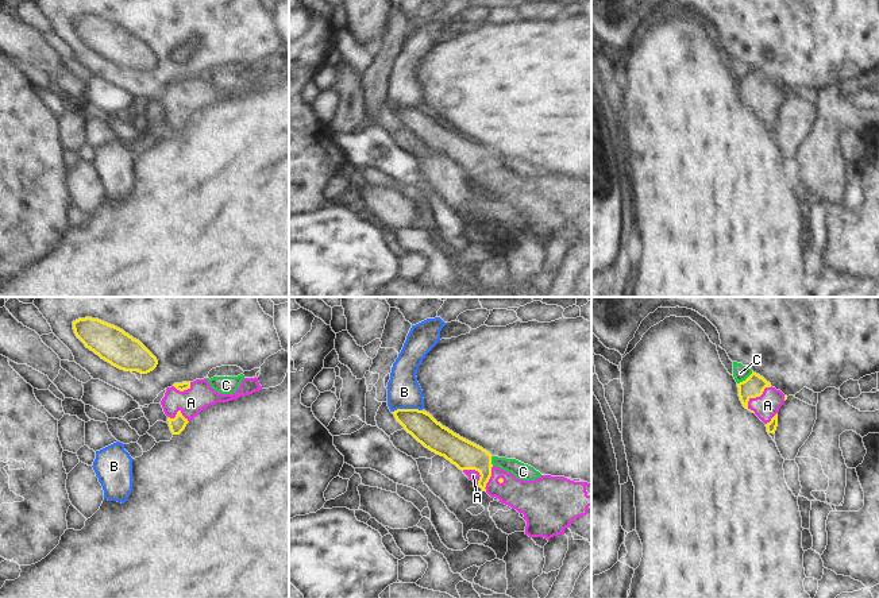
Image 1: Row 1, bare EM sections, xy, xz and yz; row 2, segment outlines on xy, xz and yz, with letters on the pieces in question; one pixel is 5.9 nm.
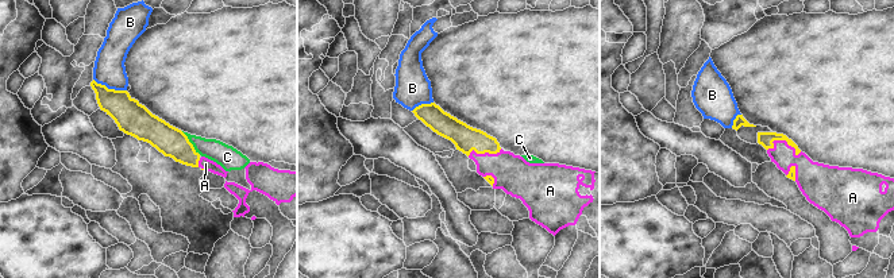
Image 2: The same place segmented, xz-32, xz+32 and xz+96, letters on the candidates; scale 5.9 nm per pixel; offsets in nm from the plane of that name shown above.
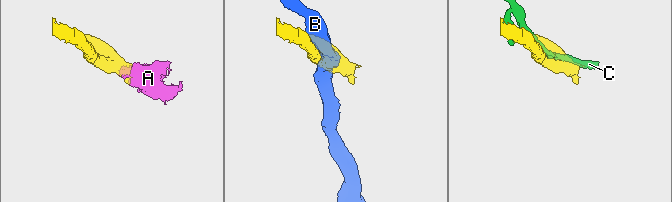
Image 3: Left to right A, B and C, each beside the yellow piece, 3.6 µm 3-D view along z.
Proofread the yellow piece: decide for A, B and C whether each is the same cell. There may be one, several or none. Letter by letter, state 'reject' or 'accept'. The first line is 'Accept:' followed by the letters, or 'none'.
Accept: A
A: accept
B: reject
C: reject

